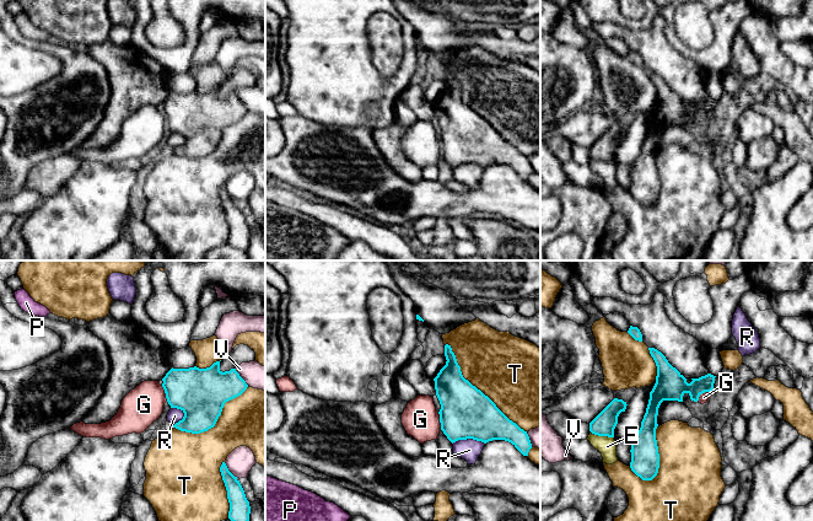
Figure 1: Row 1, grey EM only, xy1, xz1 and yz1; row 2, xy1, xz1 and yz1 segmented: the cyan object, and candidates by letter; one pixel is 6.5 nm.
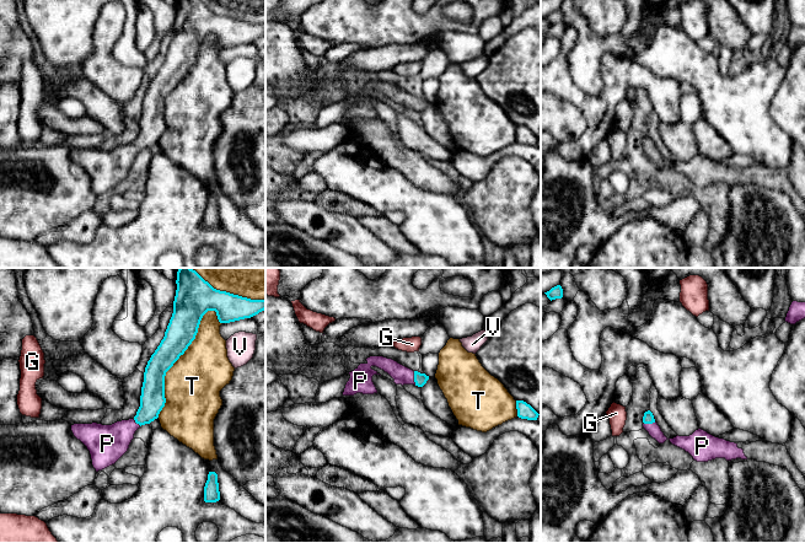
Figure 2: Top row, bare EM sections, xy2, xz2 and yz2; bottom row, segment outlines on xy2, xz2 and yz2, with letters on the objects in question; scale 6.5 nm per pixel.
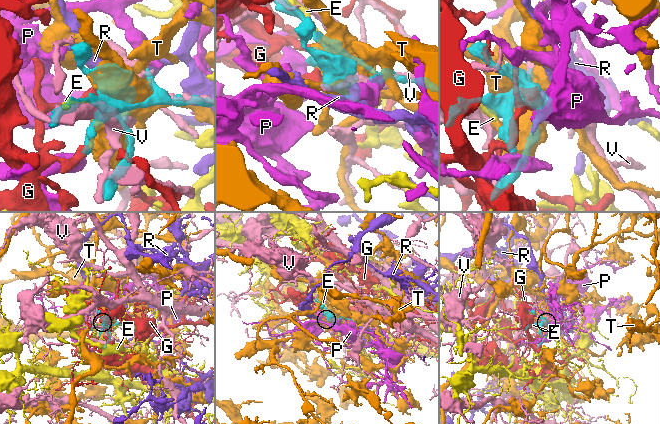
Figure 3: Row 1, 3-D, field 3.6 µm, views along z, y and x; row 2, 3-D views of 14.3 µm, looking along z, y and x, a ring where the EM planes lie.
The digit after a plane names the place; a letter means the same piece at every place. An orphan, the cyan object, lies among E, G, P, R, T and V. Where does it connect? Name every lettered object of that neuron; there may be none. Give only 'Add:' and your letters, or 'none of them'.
Add: P

